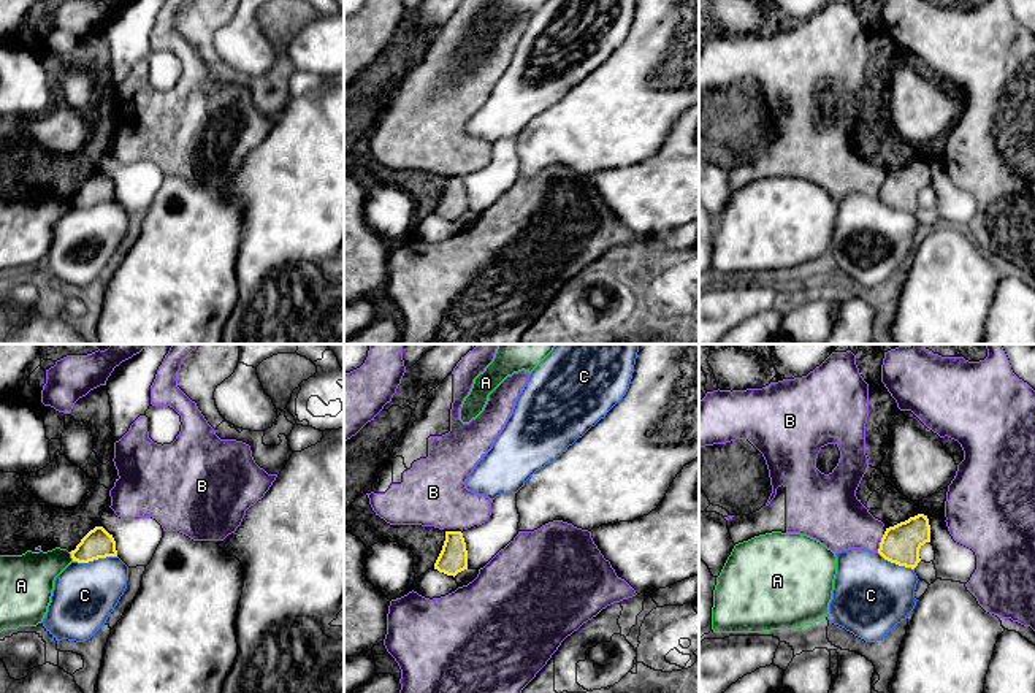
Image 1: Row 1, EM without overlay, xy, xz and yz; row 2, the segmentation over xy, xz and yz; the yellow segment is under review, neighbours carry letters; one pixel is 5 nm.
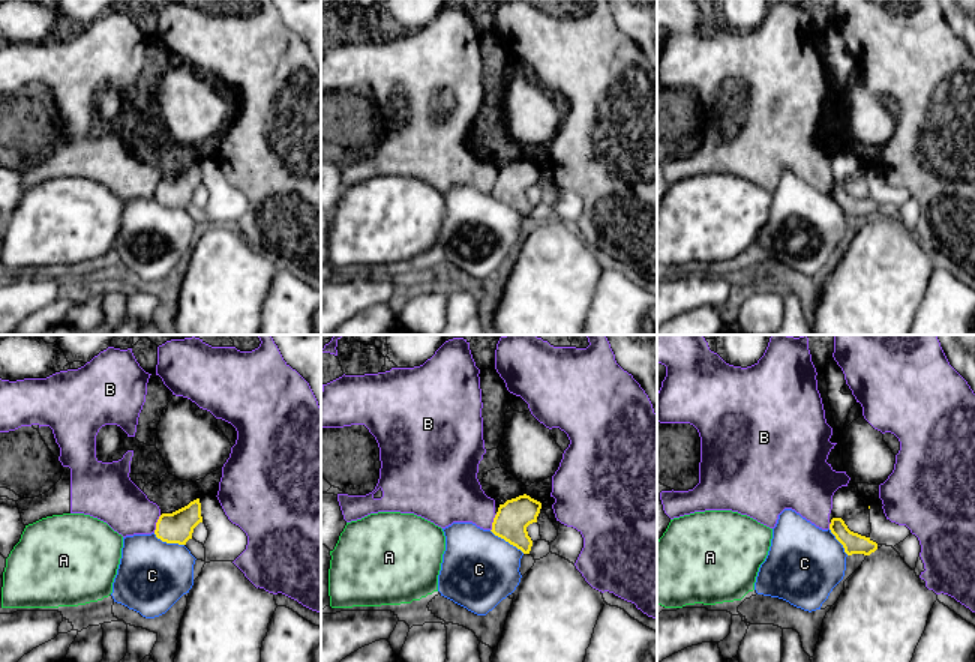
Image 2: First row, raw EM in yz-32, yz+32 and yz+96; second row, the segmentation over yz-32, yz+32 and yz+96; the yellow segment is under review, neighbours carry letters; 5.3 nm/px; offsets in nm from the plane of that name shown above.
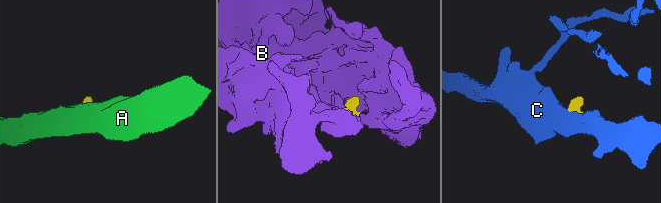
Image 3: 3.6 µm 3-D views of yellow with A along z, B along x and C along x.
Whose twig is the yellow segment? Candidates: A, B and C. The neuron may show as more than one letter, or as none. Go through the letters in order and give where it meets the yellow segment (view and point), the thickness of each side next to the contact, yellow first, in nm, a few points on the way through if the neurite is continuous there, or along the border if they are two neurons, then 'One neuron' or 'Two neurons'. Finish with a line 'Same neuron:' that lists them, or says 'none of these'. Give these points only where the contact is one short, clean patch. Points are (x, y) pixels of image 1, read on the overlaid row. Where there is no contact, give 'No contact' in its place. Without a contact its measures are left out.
A: Touches yellow at xy (72, 557). Thickness 150 nm (yellow) against 260 nm. Boundary: xy (68, 552), (73, 560). Two neurons
B: Touches yellow at yz (880, 543). Thickness 200 nm (yellow) against 300 nm. One neuron
C: Touches yellow at xy (94, 558). Thickness 150 nm (yellow) against 320 nm. Boundary: xy (116, 555), (73, 562). Two neurons
Same neuron: B

